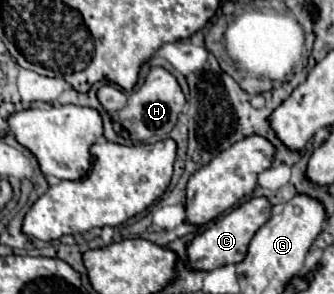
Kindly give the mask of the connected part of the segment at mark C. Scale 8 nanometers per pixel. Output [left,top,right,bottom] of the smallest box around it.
[187,197,271,271]

